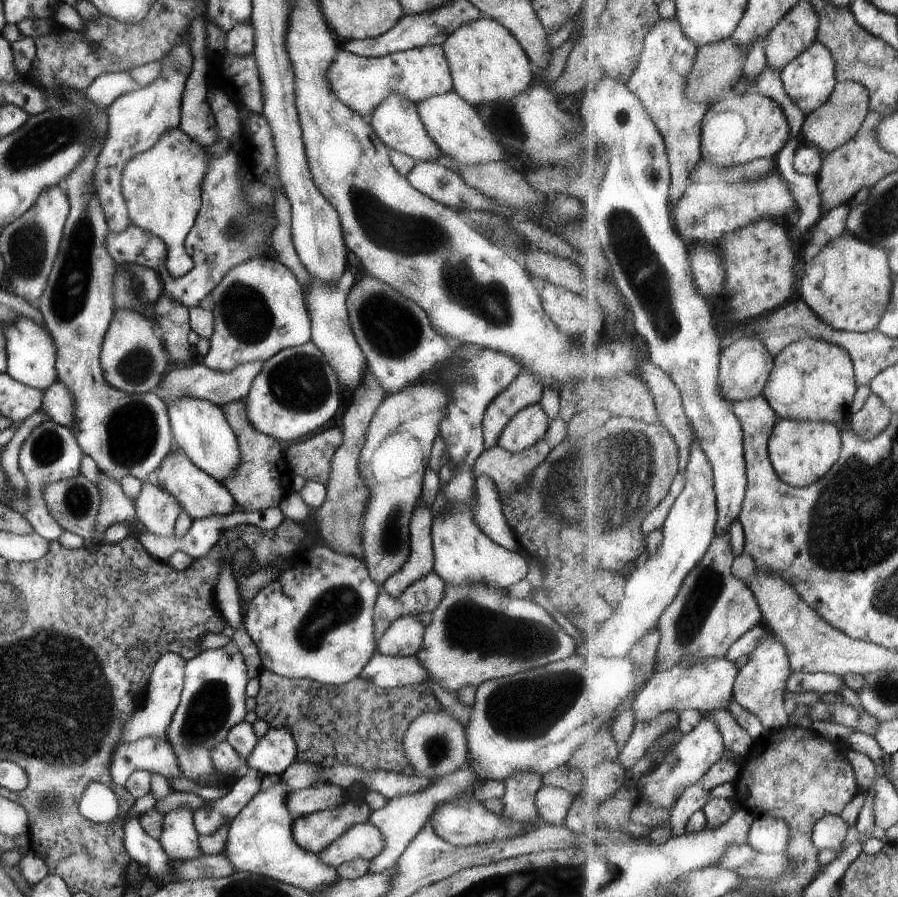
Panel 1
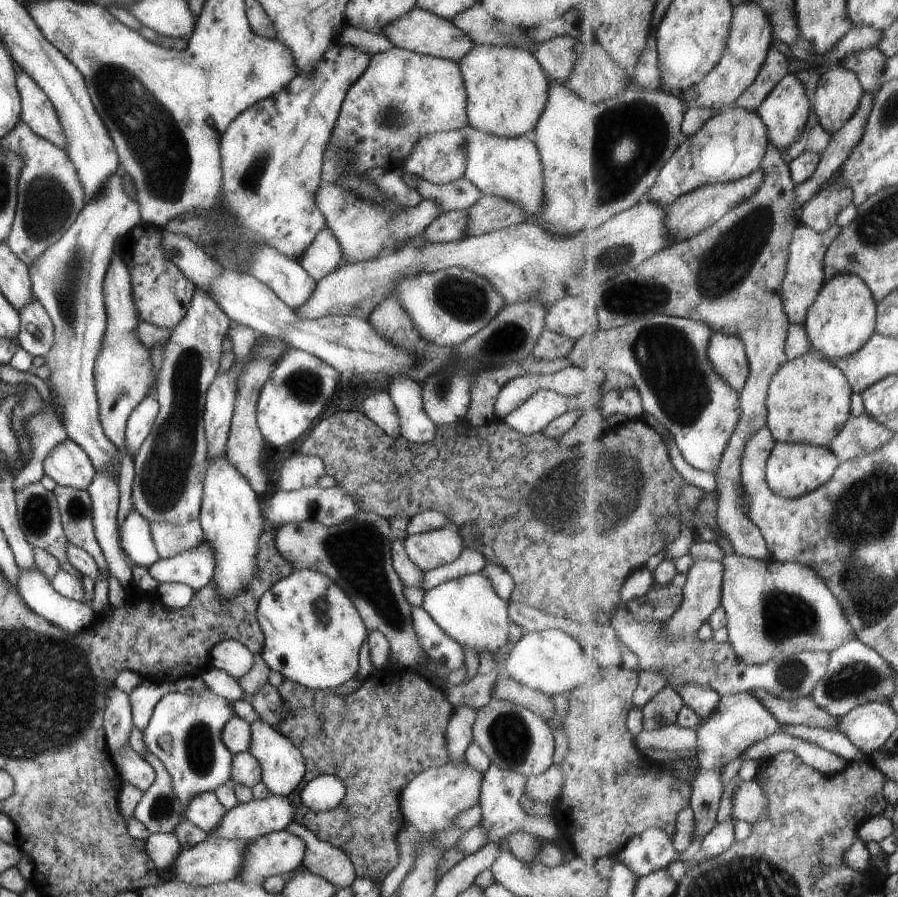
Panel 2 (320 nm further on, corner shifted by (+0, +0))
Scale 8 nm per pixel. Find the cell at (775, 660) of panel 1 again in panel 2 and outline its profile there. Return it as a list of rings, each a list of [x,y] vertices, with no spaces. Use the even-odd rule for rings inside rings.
[[[737,553],[723,556],[725,574],[722,586],[722,606],[726,610],[729,642],[739,658],[748,663],[769,662],[783,655],[805,651],[834,653],[849,642],[856,632],[845,614],[839,599],[826,582],[812,568],[798,562],[779,562],[769,559],[754,559]]]

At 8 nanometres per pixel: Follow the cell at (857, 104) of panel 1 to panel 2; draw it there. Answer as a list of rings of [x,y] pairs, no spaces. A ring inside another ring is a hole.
[[[831,66],[820,75],[812,107],[822,127],[832,135],[851,120],[865,93],[865,86],[855,71]]]

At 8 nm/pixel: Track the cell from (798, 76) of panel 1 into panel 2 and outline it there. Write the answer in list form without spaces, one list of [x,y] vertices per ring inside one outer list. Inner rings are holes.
[[[789,73],[756,112],[767,126],[770,142],[785,155],[787,150],[802,137],[803,131],[806,129],[810,112],[813,111],[810,102],[804,84],[794,74]]]

